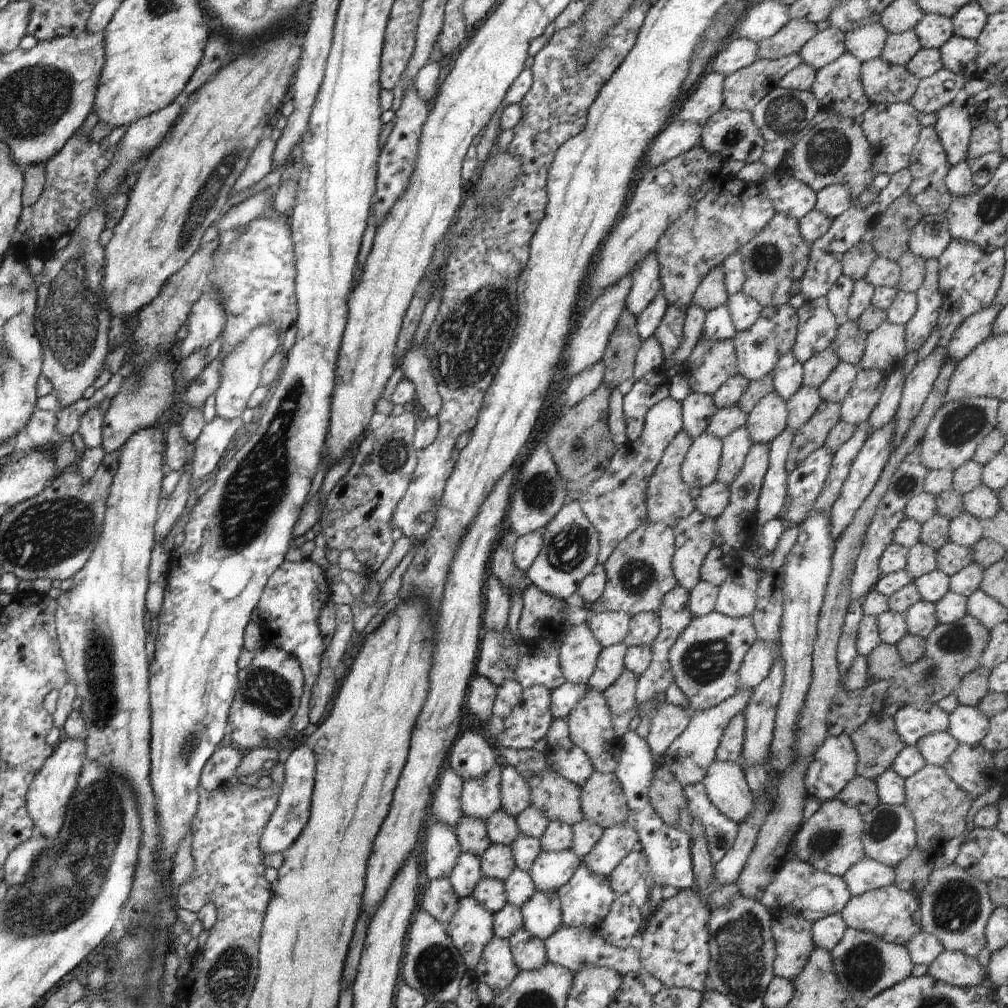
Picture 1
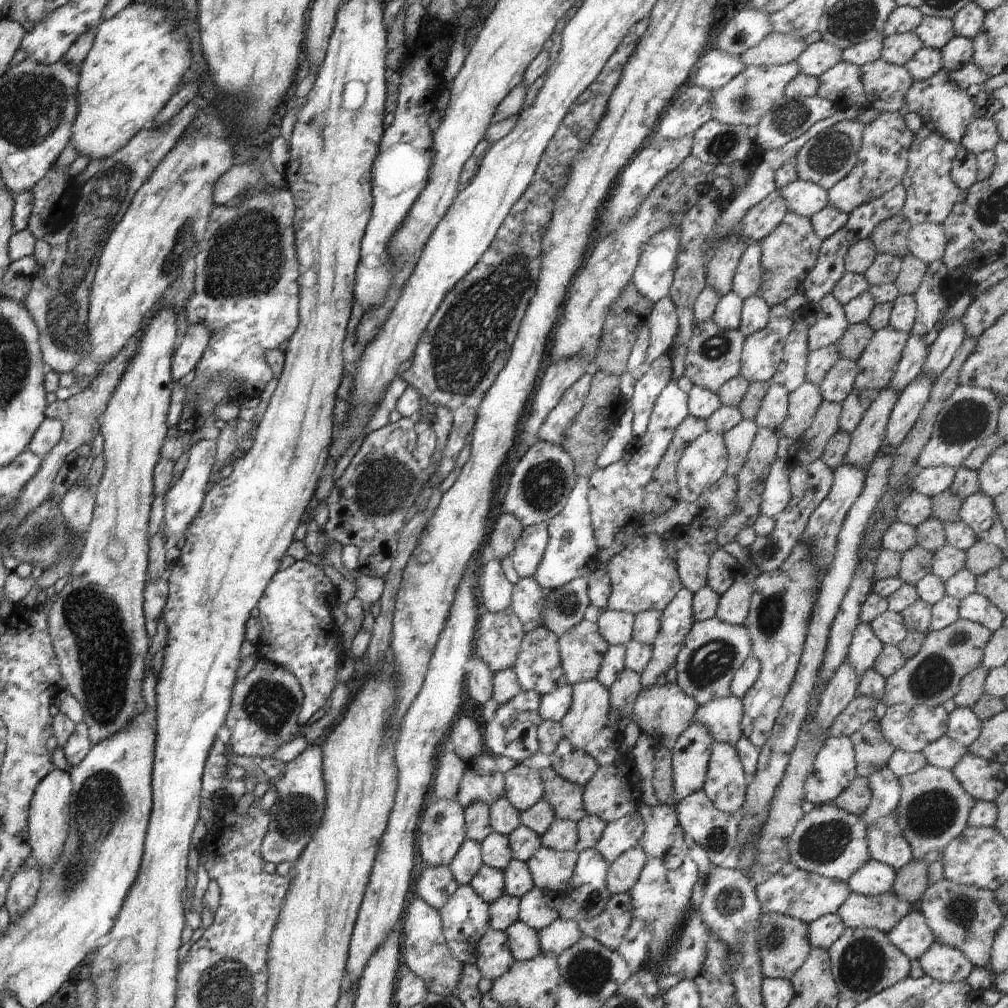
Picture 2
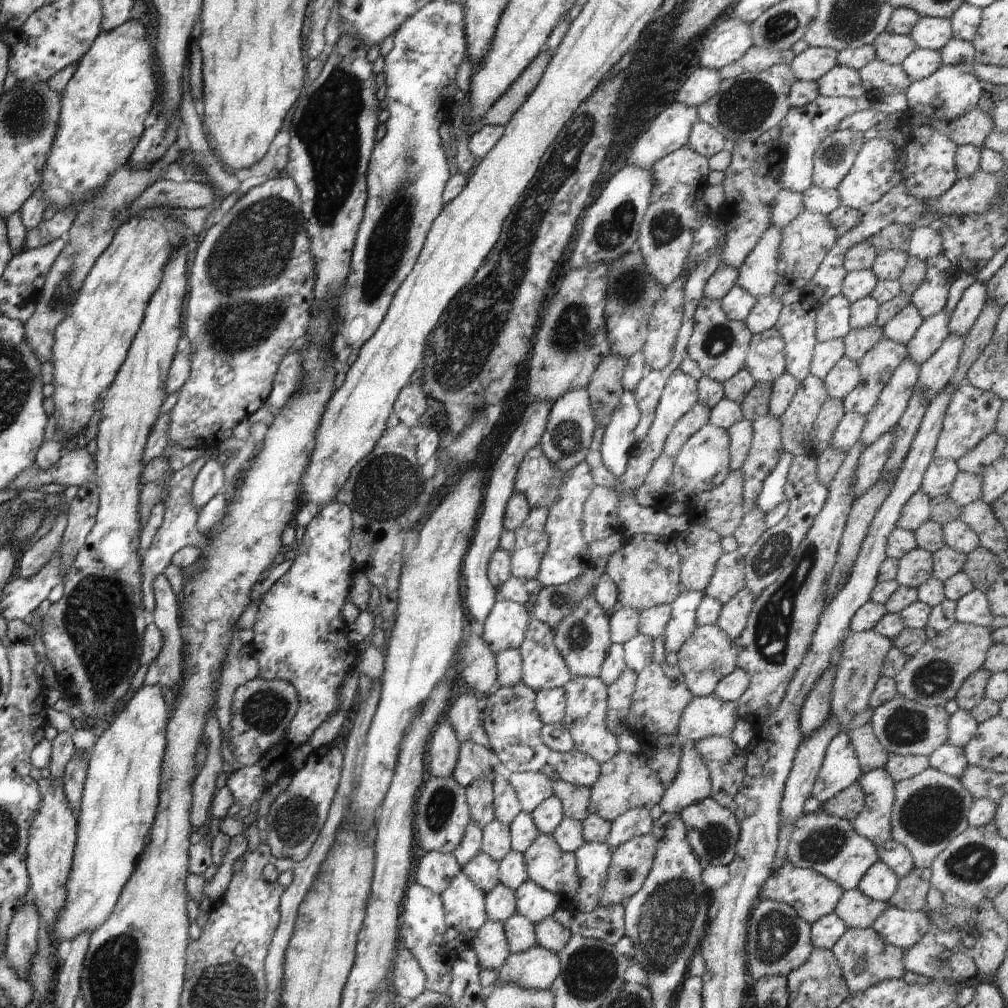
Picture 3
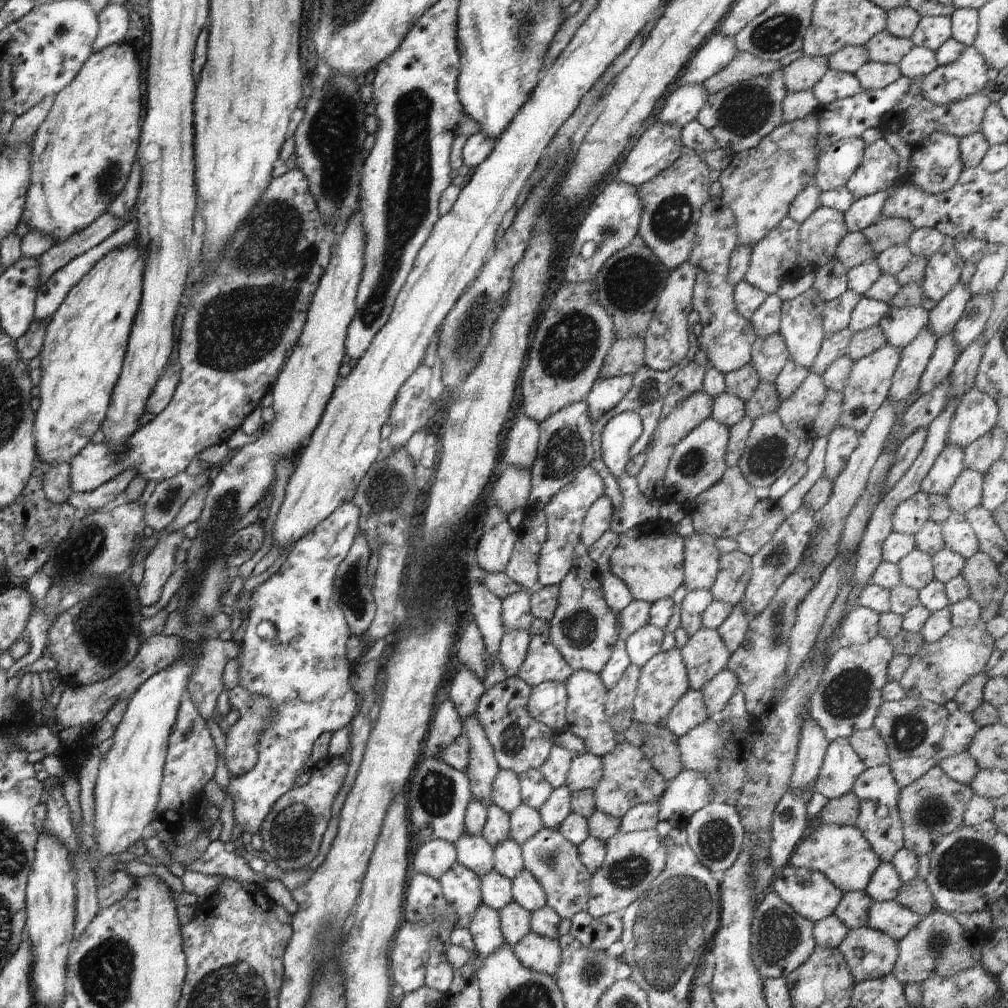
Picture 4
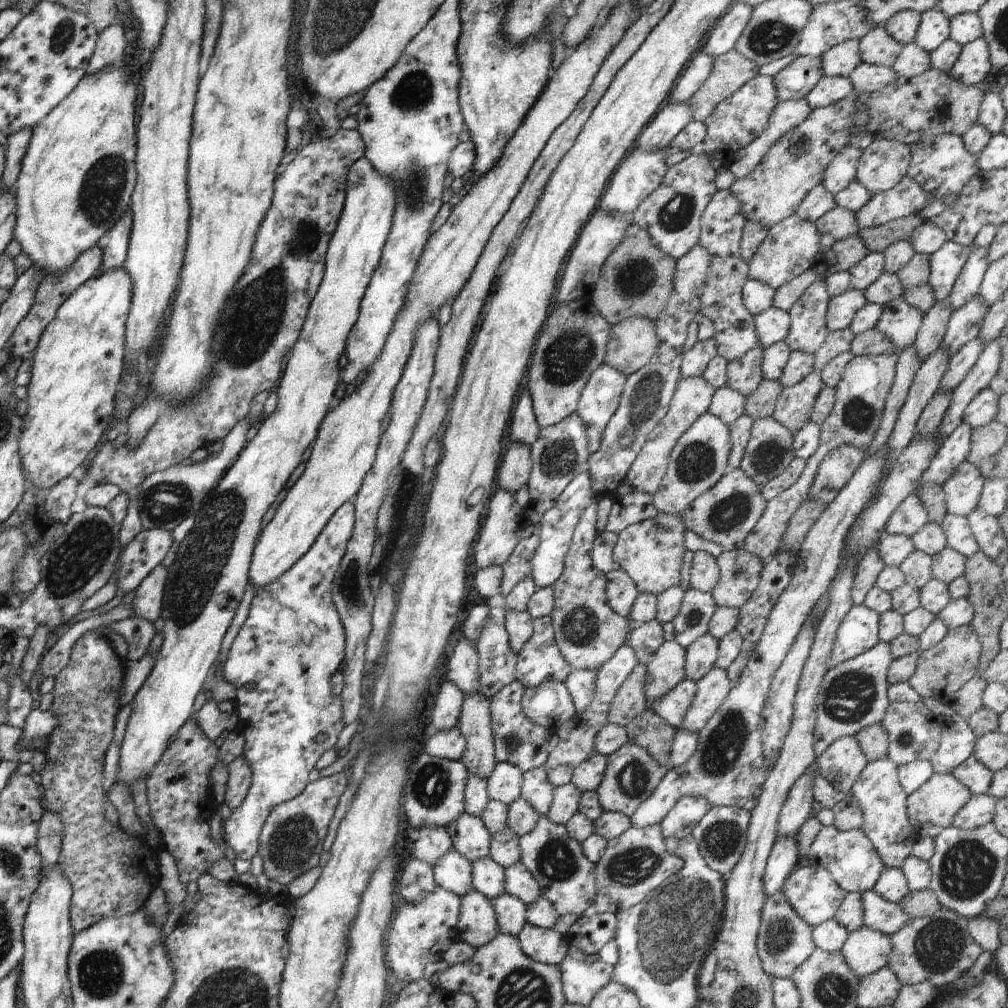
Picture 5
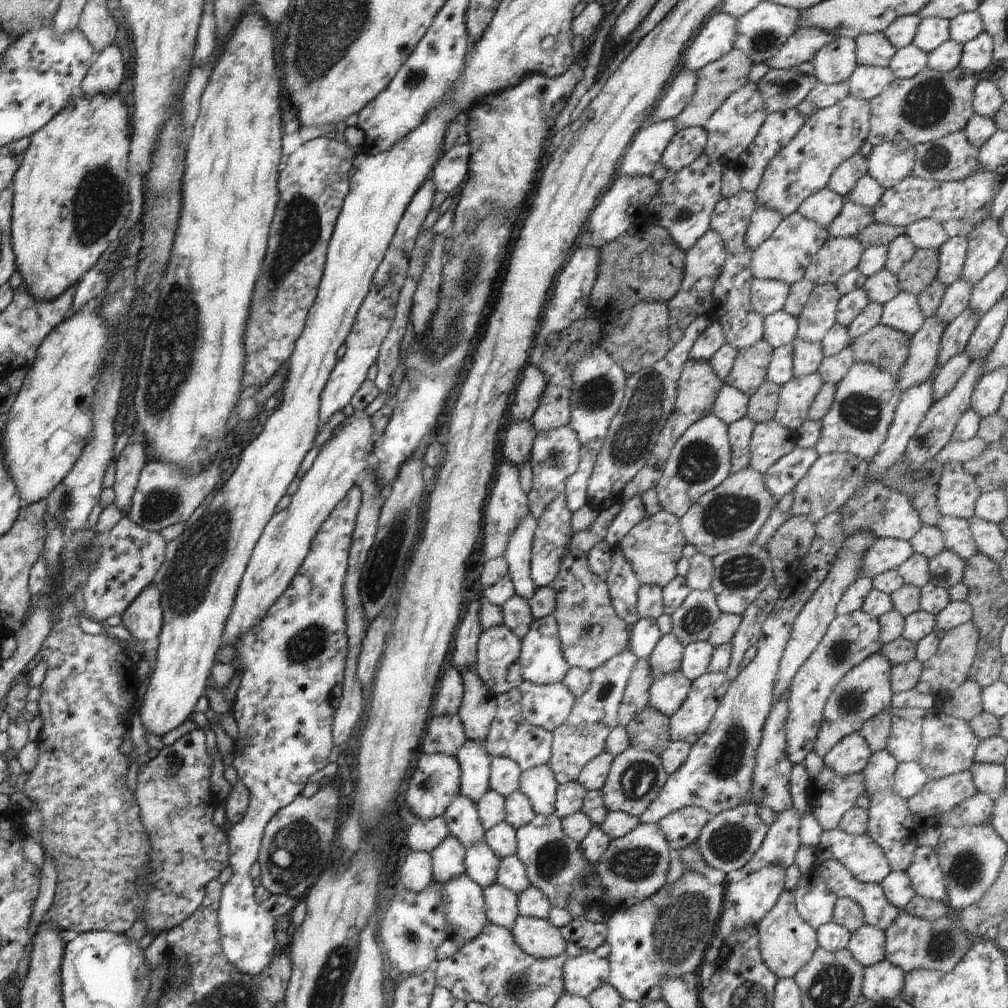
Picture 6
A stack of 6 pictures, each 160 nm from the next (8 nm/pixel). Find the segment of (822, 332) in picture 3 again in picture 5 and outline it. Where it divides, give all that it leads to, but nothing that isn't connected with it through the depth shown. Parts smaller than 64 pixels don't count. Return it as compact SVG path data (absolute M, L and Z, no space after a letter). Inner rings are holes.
M850 289L839 296L832 297L827 314L829 331L849 329L856 312L866 304L864 292L859 289Z

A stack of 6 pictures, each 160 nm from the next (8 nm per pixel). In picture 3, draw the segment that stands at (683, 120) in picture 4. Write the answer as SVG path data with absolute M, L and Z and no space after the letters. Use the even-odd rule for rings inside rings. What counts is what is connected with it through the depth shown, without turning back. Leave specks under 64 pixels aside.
M699 67L692 72L684 82L684 86L680 88L676 102L697 108L700 104L710 100L712 96L716 96L721 82L717 70Z

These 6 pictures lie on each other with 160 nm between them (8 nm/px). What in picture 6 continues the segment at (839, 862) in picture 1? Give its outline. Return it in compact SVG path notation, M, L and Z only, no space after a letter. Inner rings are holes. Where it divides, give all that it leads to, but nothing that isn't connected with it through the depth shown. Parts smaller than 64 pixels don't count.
M839 829L823 831L816 848L842 862L860 882L880 885L892 872L882 848L867 834L848 835Z

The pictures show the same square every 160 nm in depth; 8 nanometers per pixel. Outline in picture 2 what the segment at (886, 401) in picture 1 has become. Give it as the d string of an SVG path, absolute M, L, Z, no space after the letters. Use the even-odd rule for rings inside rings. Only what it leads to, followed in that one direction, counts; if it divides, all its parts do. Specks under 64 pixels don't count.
M911 337L905 344L902 358L889 386L899 394L918 376L928 354L928 347L924 346L924 338Z

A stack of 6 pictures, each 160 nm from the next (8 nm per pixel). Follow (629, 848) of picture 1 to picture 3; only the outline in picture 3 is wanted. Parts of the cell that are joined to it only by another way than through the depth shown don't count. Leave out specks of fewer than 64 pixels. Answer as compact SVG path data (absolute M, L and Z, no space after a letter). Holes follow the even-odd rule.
M631 808L611 822L611 829L605 843L614 850L634 837L649 835L652 827L653 820L648 809Z

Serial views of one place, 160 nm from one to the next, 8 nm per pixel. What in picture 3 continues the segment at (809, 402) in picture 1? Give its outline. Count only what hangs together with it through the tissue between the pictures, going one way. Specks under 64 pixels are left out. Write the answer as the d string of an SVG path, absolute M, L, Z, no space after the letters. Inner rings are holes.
M810 374L800 381L792 402L782 416L782 445L784 451L794 455L810 453L810 430L827 400L824 382Z

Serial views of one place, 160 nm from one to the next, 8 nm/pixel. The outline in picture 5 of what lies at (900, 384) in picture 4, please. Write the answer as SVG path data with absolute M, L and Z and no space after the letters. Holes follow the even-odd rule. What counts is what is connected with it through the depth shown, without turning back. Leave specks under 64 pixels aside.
M950 300L937 302L925 313L920 331L913 343L916 348L916 356L920 356L922 362L928 356L932 356L941 346L952 313Z

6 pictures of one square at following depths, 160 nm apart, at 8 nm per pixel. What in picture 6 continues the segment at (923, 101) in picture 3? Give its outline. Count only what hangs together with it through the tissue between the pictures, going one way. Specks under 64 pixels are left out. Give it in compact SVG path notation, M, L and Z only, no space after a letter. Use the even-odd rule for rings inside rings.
M982 32L982 34L964 44L961 58L959 68L964 68L964 70L978 74L988 68L993 62L992 36Z

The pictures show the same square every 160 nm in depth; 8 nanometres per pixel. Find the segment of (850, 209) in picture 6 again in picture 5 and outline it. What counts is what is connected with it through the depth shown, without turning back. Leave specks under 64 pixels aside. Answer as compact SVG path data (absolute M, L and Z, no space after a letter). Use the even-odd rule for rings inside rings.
M836 206L814 223L820 232L821 251L830 248L836 242L858 235L860 226L856 224L856 212Z

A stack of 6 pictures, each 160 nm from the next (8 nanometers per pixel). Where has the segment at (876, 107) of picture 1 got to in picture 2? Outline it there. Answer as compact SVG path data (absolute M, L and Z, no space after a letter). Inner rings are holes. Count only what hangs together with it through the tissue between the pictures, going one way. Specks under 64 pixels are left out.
M898 111L883 112L863 130L862 148L856 166L845 179L840 179L828 193L828 206L850 214L855 208L882 196L901 182L907 171L907 152L914 138Z

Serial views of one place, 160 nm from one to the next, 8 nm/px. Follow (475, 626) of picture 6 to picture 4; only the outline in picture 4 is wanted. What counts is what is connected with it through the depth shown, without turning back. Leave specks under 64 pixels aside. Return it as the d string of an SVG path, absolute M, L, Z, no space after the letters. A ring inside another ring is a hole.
M464 664L458 666L458 672L452 681L448 696L454 702L461 719L468 718L477 712L482 694L484 694L482 680Z

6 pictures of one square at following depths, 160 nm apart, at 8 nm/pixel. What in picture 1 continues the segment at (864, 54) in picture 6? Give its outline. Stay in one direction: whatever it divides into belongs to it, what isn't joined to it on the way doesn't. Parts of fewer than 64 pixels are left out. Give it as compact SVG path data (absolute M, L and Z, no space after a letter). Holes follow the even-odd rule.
M914 29L889 33L880 57L888 64L905 67L920 49L921 44Z

